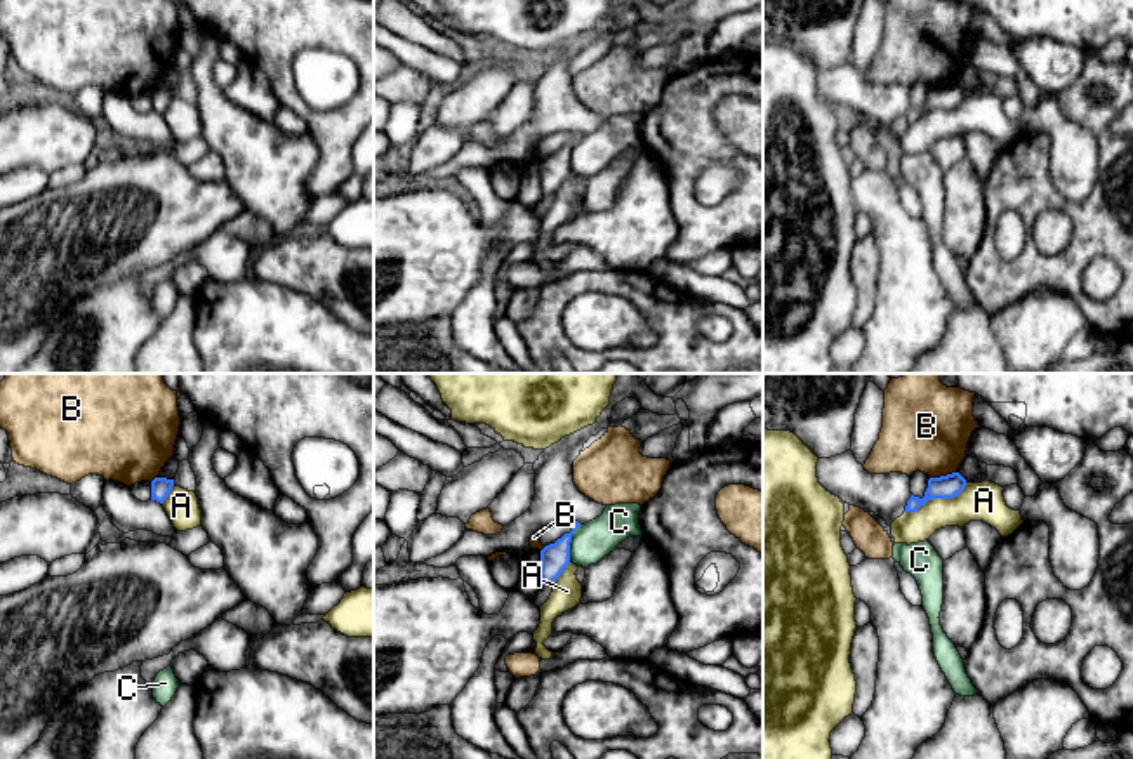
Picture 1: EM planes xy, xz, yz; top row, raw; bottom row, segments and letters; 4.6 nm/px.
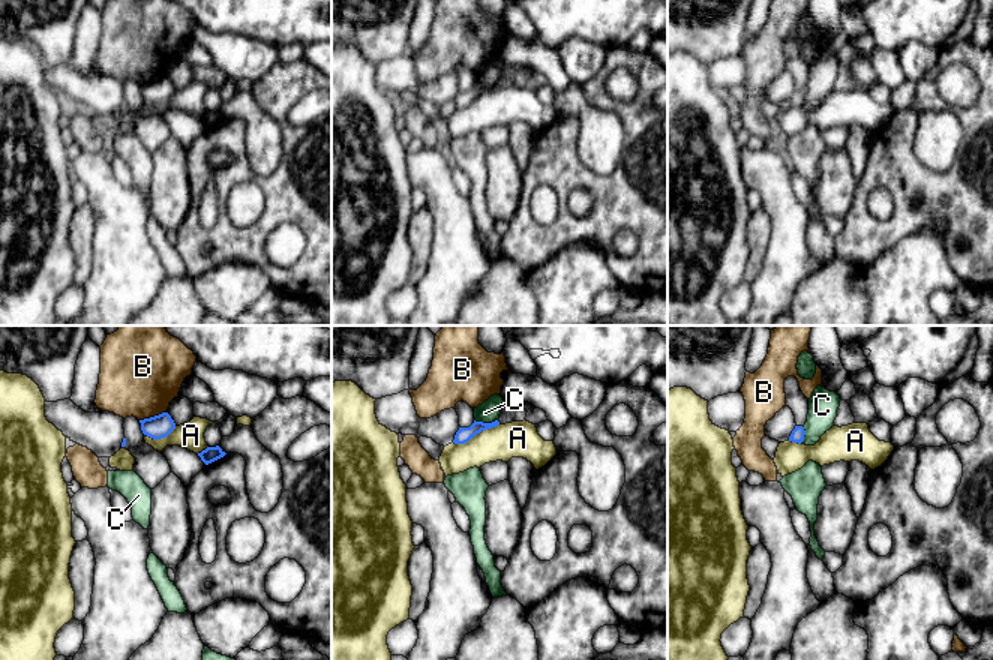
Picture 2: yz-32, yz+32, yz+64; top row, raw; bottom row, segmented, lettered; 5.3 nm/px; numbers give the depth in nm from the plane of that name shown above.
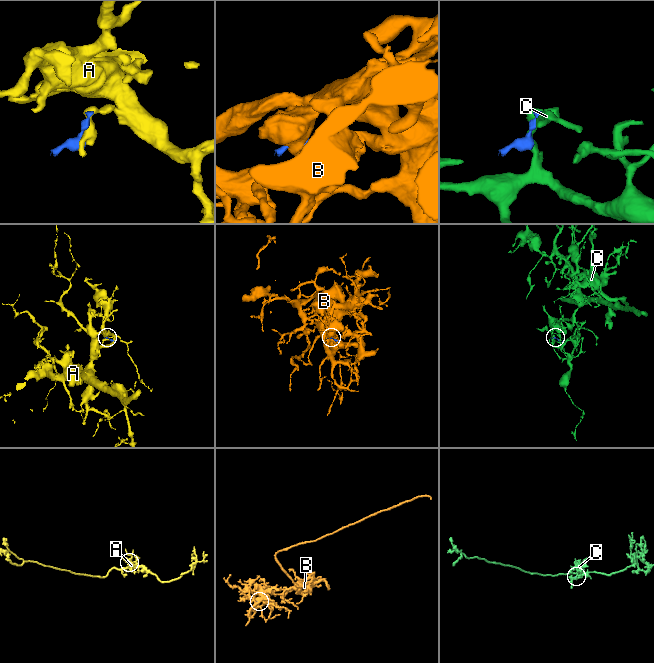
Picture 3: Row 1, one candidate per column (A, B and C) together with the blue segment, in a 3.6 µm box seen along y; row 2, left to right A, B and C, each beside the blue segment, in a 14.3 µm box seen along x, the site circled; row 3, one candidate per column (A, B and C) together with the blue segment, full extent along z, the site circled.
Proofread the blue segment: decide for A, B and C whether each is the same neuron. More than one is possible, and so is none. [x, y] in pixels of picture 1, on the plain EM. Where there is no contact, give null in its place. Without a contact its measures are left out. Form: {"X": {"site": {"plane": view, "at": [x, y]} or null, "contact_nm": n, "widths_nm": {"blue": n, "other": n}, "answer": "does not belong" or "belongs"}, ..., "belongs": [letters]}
{"A": {"site": {"plane": "yz", "at": [935, 108]}, "contact_nm": 320, "widths_nm": {"blue": 110, "other": 180}, "answer": "does not belong"}, "B": {"site": {"plane": "yz", "at": [942, 87]}, "contact_nm": 130, "widths_nm": {"blue": 110, "other": 380}, "answer": "does not belong"}, "C": {"site": {"plane": "xz", "at": [570, 151]}, "contact_nm": 180, "widths_nm": {"blue": 140, "other": 180}, "answer": "does not belong"}, "belongs": []}

